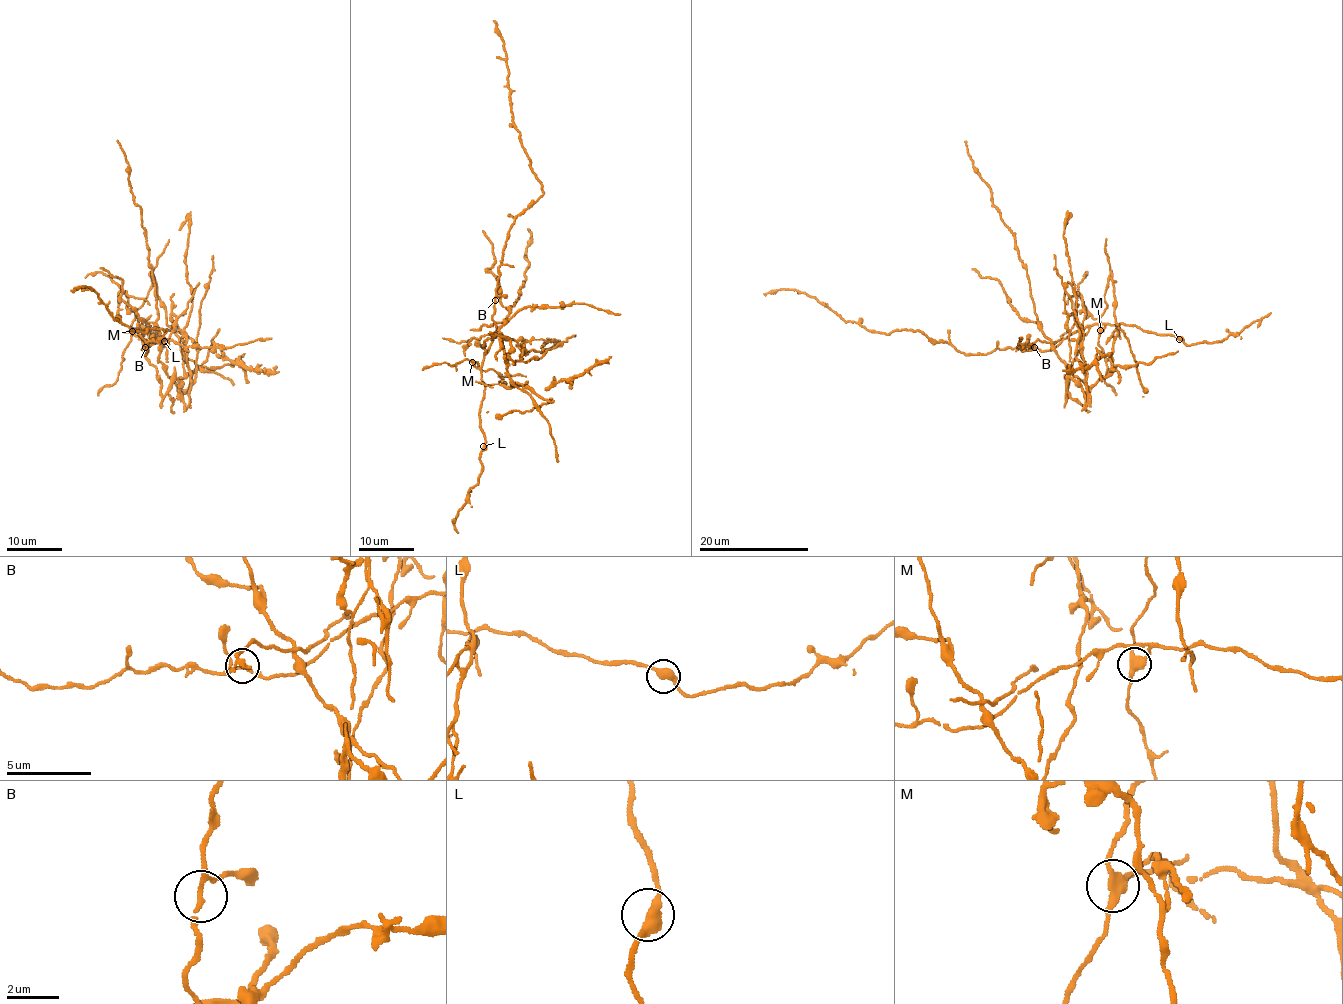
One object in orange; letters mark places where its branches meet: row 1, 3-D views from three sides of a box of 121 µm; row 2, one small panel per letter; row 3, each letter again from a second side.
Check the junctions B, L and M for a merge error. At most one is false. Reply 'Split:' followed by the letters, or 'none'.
Split: M

